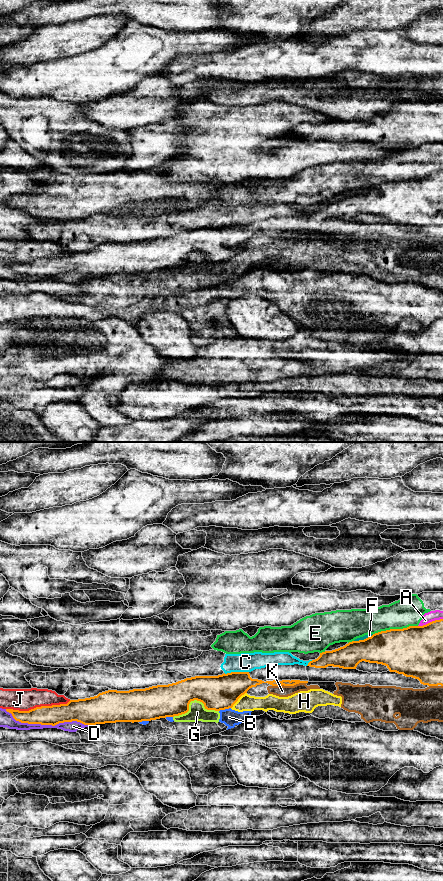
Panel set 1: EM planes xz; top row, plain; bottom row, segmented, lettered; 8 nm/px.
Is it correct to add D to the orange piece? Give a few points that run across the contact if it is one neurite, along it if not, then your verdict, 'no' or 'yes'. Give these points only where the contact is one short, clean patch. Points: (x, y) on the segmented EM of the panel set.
no

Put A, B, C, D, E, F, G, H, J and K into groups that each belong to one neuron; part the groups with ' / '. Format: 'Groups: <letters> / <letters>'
Groups: A E / B D G H J K / C / F

